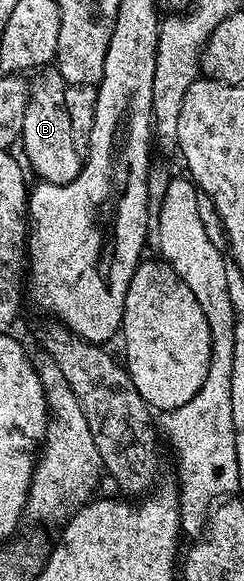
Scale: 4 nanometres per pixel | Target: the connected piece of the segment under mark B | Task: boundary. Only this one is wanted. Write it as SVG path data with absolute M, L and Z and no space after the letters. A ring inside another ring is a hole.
M49 65L38 70L34 79L28 80L29 96L27 97L27 113L23 113L23 133L19 140L25 146L24 158L29 158L28 166L38 180L67 185L77 179L81 172L83 157L75 149L75 140L71 138L71 120L67 117L67 105L63 101L63 93L67 86L64 77L57 72L56 66Z

